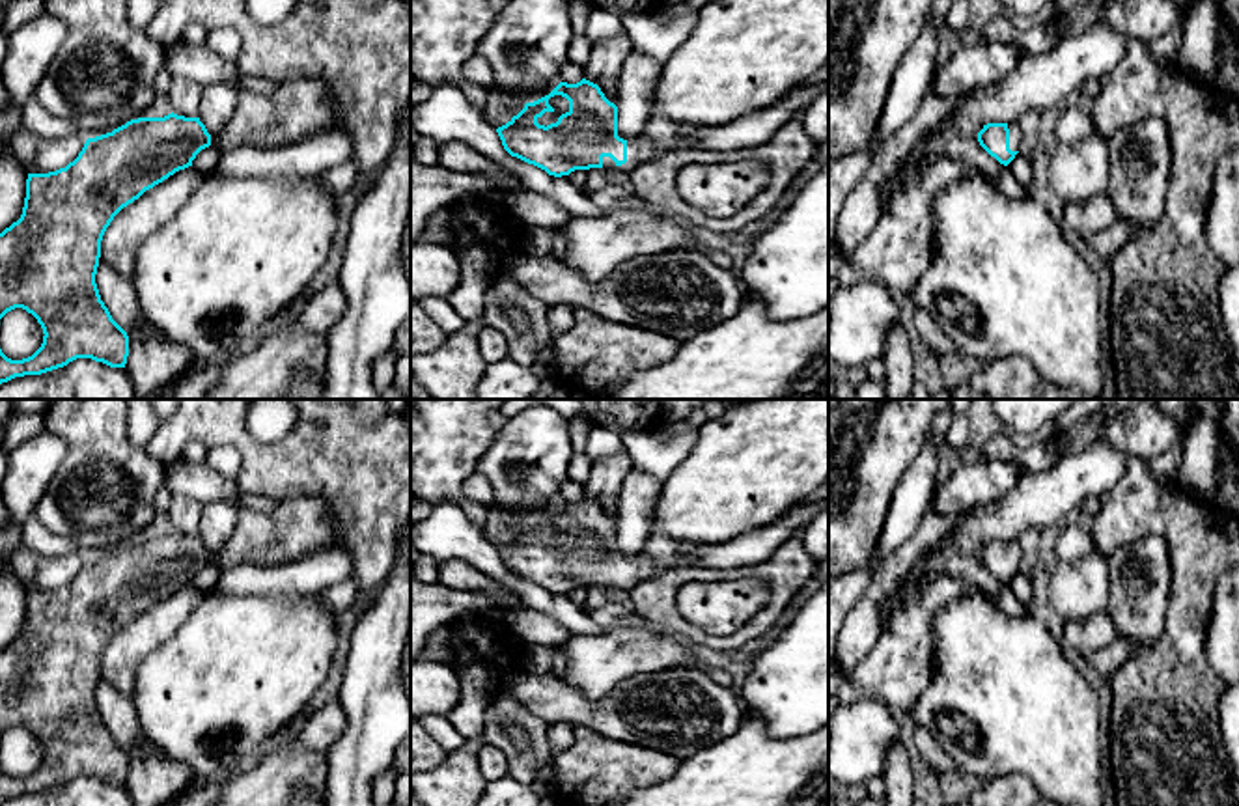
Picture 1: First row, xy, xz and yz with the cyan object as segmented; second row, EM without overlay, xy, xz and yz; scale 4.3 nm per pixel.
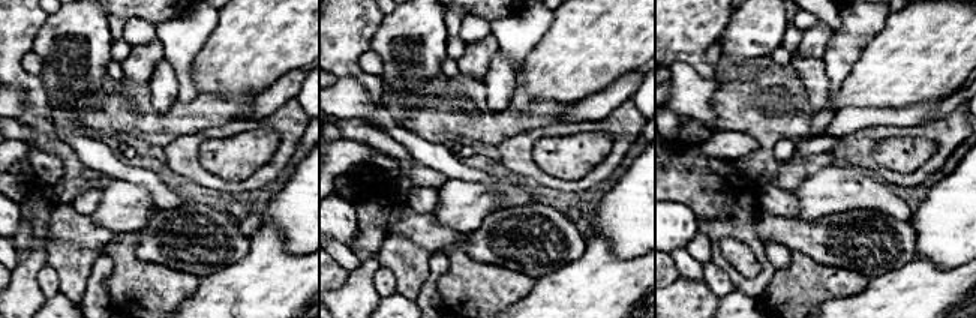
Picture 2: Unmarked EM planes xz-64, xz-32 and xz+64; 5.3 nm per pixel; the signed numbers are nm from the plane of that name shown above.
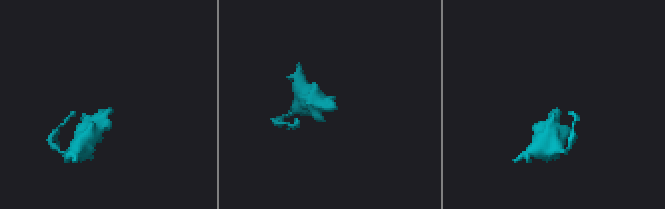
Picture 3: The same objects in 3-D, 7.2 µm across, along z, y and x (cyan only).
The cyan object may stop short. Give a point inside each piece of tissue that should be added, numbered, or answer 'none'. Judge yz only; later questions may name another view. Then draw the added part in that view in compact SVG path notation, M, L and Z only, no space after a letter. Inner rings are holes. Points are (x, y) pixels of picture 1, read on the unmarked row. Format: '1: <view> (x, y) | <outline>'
1: yz (1014, 547) | M1011 539L1011 541L1008 541L1008 547L1009 547L1009 567L1019 569L1019 563L1021 563L1019 543L1015 539Z

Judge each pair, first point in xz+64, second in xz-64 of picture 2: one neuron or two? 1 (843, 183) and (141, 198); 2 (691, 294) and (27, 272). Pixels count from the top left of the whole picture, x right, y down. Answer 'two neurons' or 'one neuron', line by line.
1: one neuron
2: one neuron

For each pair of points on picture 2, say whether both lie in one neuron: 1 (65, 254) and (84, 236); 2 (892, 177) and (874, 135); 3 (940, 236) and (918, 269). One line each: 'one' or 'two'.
1: two
2: one
3: two

